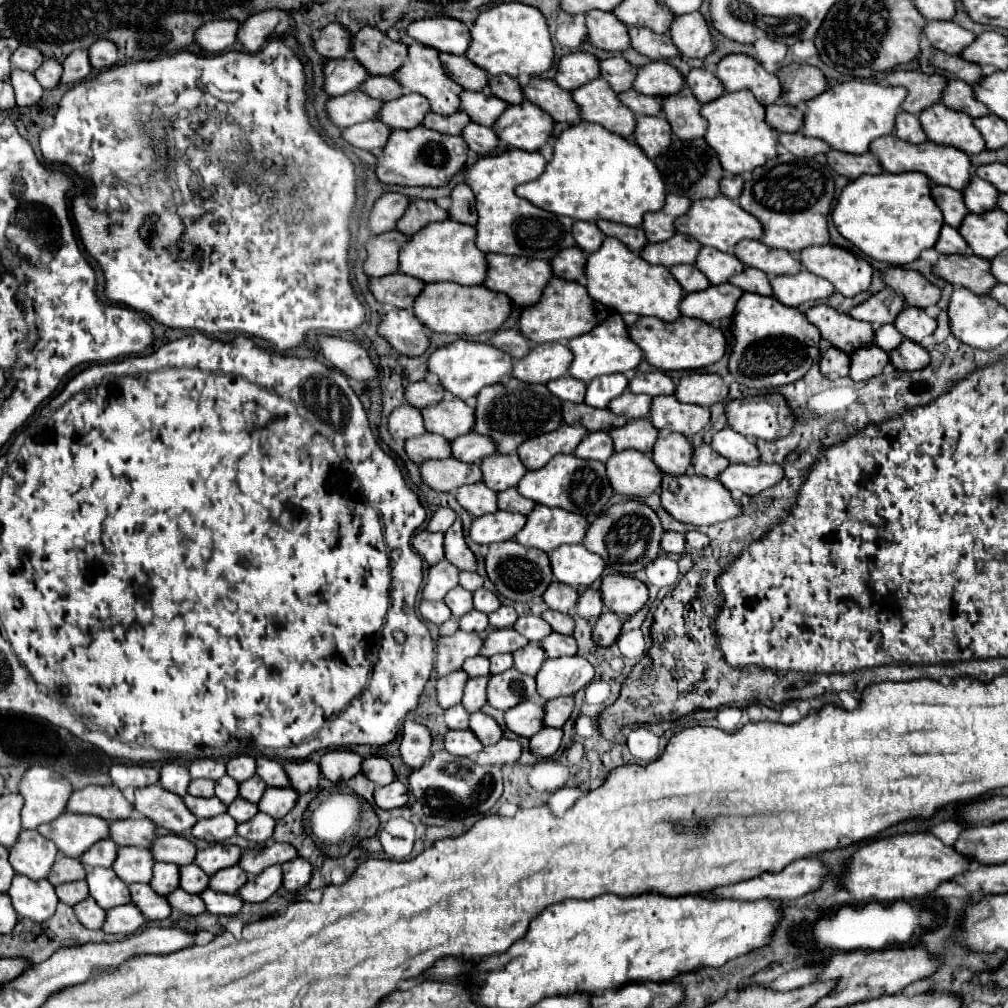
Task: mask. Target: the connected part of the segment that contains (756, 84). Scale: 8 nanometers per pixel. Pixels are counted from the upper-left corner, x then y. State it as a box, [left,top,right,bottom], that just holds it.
[714,54,782,106]

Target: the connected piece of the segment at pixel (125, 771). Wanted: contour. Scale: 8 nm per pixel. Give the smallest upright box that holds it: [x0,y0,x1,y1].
[110,764,158,790]

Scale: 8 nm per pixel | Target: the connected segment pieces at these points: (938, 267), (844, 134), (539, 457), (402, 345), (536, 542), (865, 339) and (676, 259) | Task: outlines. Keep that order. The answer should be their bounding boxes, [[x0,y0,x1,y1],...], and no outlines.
[[932,254,996,294],[802,82,906,154],[518,424,588,470],[378,310,428,356],[516,504,586,554],[806,306,874,354],[640,234,702,266]]

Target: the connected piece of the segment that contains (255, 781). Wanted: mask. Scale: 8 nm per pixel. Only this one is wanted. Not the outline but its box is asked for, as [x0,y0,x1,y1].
[238,776,266,804]

